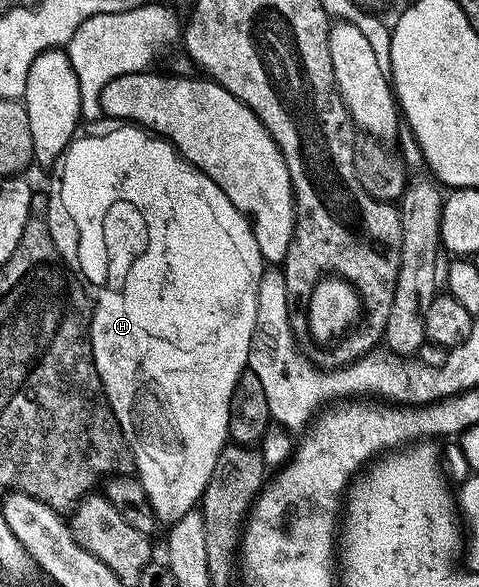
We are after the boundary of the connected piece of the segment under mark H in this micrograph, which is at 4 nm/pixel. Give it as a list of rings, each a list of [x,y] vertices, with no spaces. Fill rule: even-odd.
[[[121,125],[118,128],[118,131],[109,131],[106,135],[93,135],[90,139],[78,138],[56,162],[53,171],[61,178],[55,178],[49,189],[49,224],[51,237],[55,237],[55,245],[65,258],[65,264],[91,288],[91,299],[95,304],[91,328],[93,356],[99,369],[99,377],[103,381],[103,389],[115,417],[119,417],[119,425],[131,445],[133,456],[137,458],[135,471],[146,490],[156,518],[162,524],[165,522],[166,525],[172,525],[187,513],[198,510],[207,489],[207,481],[211,481],[211,473],[215,473],[219,457],[230,446],[231,401],[242,375],[249,370],[251,341],[257,328],[261,276],[265,274],[267,264],[261,256],[253,224],[242,211],[235,209],[227,193],[223,193],[223,189],[219,189],[219,185],[211,181],[211,177],[188,163],[166,139],[132,125]]]

